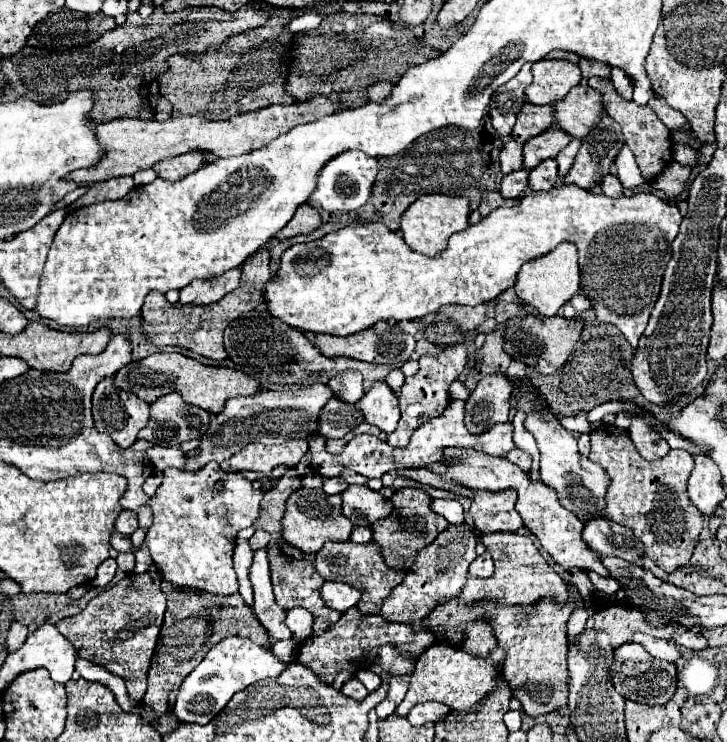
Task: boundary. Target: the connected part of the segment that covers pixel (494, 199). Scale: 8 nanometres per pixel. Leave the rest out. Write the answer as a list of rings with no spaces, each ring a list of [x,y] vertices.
[[[497,190],[495,192],[483,192],[483,198],[481,198],[481,204],[479,204],[479,212],[481,216],[487,216],[491,210],[495,210],[497,206],[513,206],[515,200],[507,200],[503,198]]]

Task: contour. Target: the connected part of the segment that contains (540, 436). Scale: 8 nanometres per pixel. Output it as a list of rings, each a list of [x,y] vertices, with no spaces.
[[[509,378],[513,382],[513,394],[511,394],[511,408],[515,410],[523,410],[525,414],[525,430],[531,432],[537,440],[537,448],[541,452],[541,482],[545,482],[547,486],[551,486],[557,496],[561,506],[565,506],[569,512],[573,512],[581,522],[587,522],[591,518],[599,518],[601,510],[605,506],[605,490],[609,486],[609,476],[605,474],[605,470],[587,460],[585,456],[579,454],[577,450],[577,438],[567,432],[561,424],[559,418],[555,414],[549,414],[551,408],[541,408],[541,410],[533,410],[533,402],[537,402],[537,398],[541,398],[537,394],[537,390],[527,382],[527,380],[519,380],[519,378]]]

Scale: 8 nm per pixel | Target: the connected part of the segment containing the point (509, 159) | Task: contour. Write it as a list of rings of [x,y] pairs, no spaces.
[[[507,140],[503,148],[499,150],[499,162],[501,162],[501,172],[509,174],[515,170],[523,168],[523,156],[521,156],[523,146],[517,144],[515,140]]]

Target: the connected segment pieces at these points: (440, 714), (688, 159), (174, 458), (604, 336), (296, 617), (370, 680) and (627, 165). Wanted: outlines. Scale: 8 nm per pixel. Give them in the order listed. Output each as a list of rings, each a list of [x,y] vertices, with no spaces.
[[[429,702],[429,704],[417,704],[411,710],[411,724],[425,724],[425,722],[437,722],[449,714],[449,706],[441,702]]]
[[[675,142],[673,144],[673,160],[675,162],[685,164],[685,166],[693,166],[695,160],[697,160],[697,156],[699,156],[697,150],[689,148],[687,144],[683,144],[683,142]]]
[[[151,446],[147,450],[147,458],[151,460],[151,464],[157,468],[157,470],[165,470],[169,466],[175,466],[175,468],[183,468],[185,466],[185,454],[179,450],[179,446],[173,446],[173,448],[163,448],[163,446]]]
[[[601,324],[601,326],[583,326],[581,338],[577,340],[577,346],[573,348],[573,354],[565,362],[561,370],[557,370],[553,376],[537,374],[531,378],[531,382],[545,394],[551,408],[557,408],[563,416],[573,416],[579,412],[589,412],[593,406],[603,404],[607,400],[631,400],[639,406],[647,402],[641,392],[637,390],[631,372],[629,362],[633,356],[633,348],[627,344],[625,336],[619,334],[619,330],[613,324]]]
[[[297,606],[287,611],[285,624],[293,633],[293,638],[303,642],[312,636],[313,616],[303,607]]]
[[[359,670],[355,676],[365,684],[365,688],[367,688],[369,692],[373,692],[373,690],[381,684],[381,678],[379,678],[373,670]]]
[[[626,144],[623,145],[615,158],[615,166],[617,166],[617,178],[623,184],[623,188],[635,188],[645,182],[637,164],[635,164],[633,153]]]

